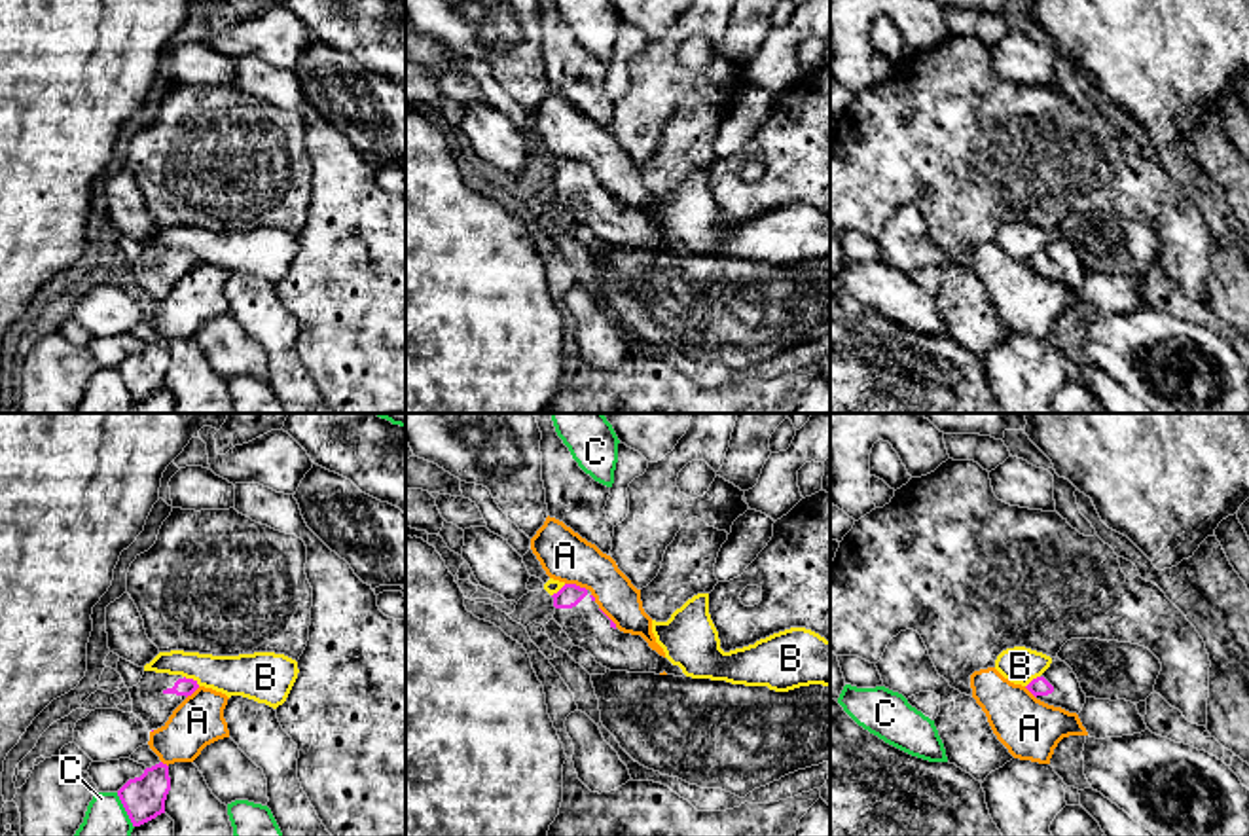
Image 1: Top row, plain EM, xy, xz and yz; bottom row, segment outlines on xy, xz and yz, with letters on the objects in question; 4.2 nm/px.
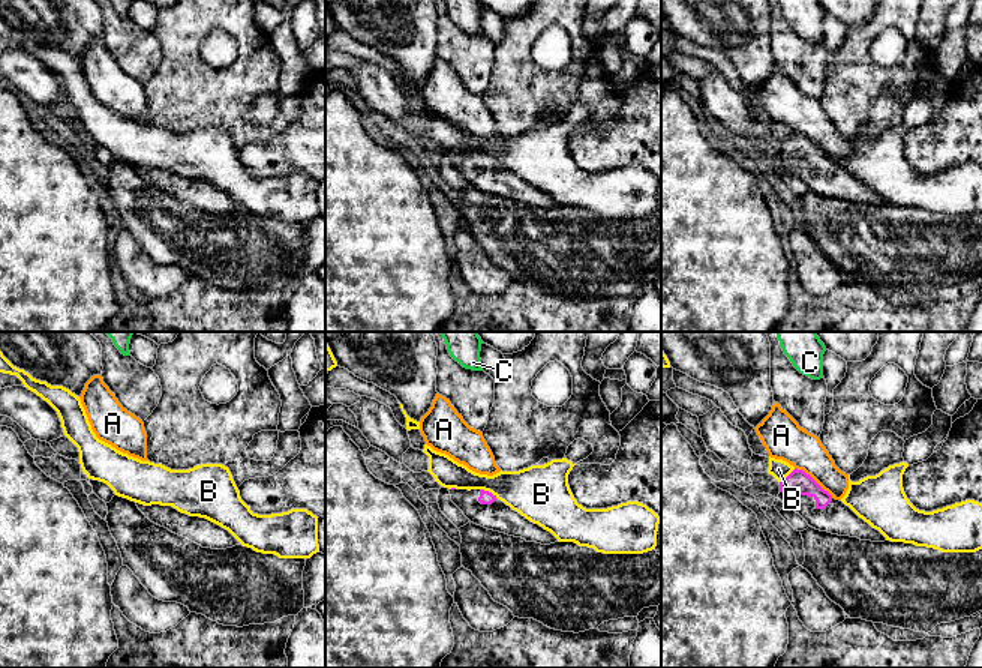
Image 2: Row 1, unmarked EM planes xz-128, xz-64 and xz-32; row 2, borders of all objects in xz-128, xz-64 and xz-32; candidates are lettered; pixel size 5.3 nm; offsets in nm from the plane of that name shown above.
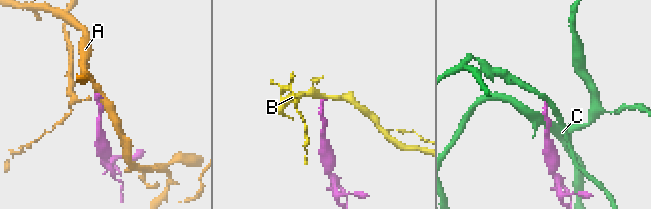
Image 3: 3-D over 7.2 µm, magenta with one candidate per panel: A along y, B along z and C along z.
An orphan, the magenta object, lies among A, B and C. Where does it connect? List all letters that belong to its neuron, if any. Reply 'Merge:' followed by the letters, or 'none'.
Merge: none

